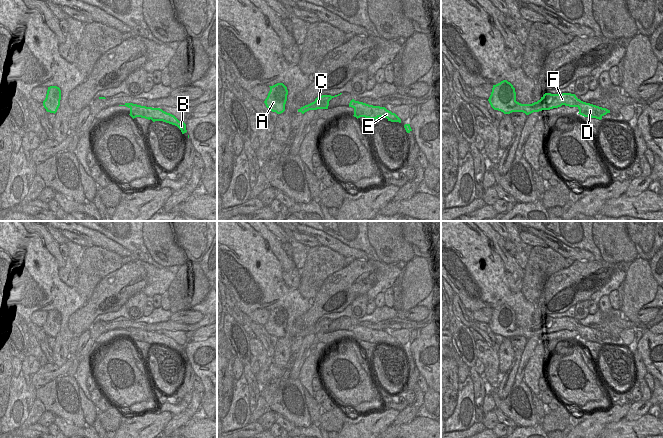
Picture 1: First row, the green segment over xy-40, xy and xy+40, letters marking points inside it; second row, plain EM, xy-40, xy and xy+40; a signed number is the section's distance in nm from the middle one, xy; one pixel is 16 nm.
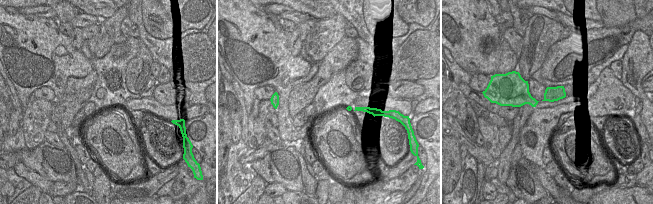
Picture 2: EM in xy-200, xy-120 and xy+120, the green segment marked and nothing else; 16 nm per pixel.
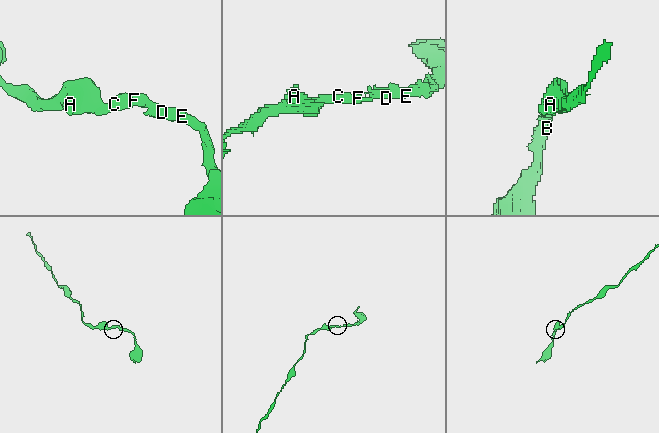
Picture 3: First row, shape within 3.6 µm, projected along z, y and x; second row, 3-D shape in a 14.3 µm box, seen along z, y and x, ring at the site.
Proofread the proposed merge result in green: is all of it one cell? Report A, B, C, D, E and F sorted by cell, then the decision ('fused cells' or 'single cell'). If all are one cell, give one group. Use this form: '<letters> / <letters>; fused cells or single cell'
A B C D E F; single cell

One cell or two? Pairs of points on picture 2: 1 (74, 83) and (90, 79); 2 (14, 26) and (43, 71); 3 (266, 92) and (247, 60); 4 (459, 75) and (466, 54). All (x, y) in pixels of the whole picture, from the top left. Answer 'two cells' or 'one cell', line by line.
1: one cell
2: one cell
3: two cells
4: two cells

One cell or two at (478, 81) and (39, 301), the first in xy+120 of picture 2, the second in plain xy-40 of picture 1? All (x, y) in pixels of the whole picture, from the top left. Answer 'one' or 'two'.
two

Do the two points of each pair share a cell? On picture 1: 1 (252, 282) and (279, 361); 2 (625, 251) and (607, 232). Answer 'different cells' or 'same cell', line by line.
1: same cell
2: same cell

